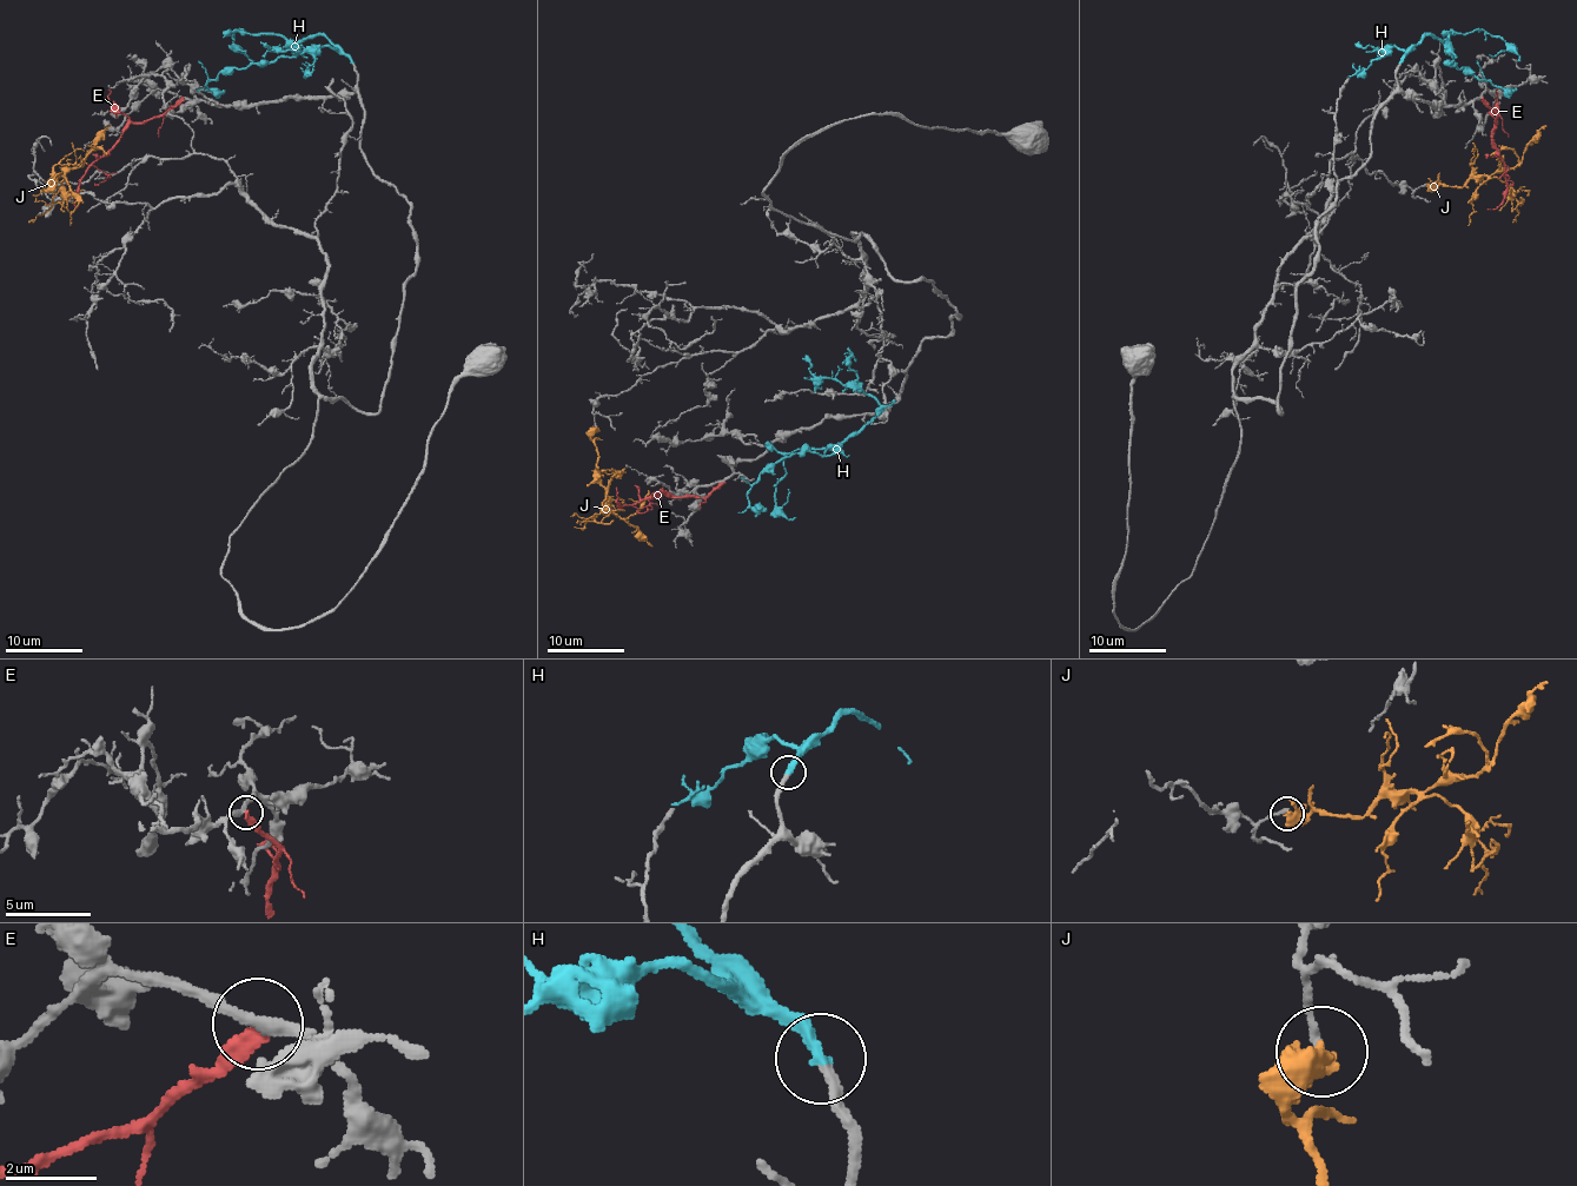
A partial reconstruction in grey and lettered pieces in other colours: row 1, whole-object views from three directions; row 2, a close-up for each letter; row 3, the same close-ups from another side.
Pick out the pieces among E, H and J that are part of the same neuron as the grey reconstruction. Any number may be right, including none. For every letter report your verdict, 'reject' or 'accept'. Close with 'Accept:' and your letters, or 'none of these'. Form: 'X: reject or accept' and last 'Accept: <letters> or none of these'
E: reject
H: accept
J: reject
Accept: H

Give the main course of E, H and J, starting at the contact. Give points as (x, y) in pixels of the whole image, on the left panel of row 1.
E: (183, 98), (163, 113), (132, 121), (79, 184), (73, 209)
H: (351, 61), (324, 37), (306, 37), (287, 58), (225, 70), (206, 86), (225, 92)
J: (54, 185), (51, 185), (57, 185), (57, 178), (85, 157), (97, 137), (111, 125)

